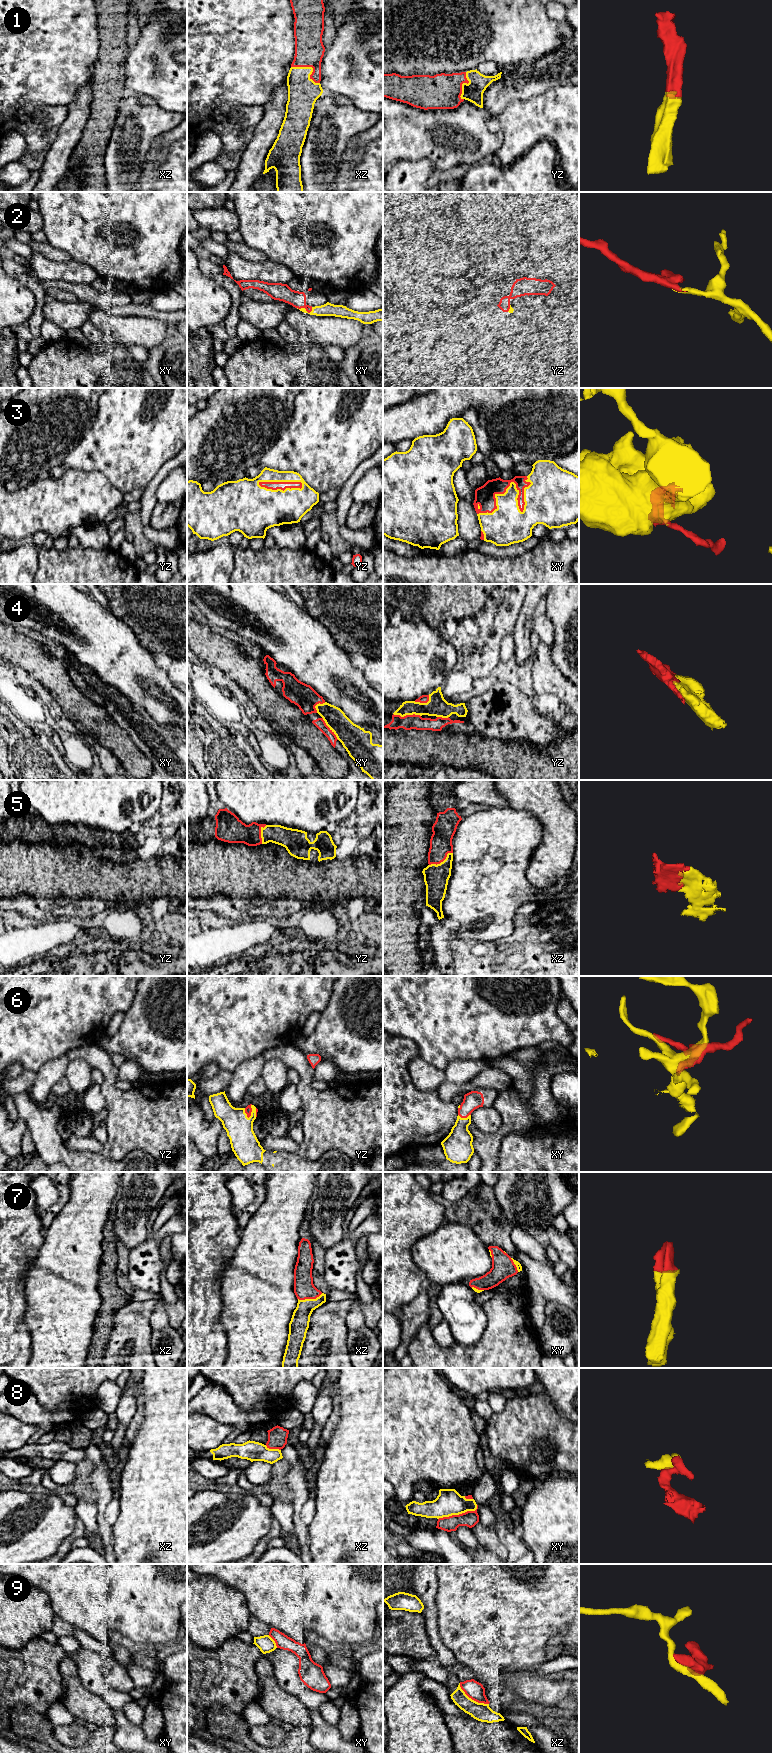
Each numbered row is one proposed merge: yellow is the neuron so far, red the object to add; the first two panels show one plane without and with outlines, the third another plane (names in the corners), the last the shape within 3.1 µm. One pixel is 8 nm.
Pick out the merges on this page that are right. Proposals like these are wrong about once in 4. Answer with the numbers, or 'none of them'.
1, 2, 3, 4, 5, 6, 7

